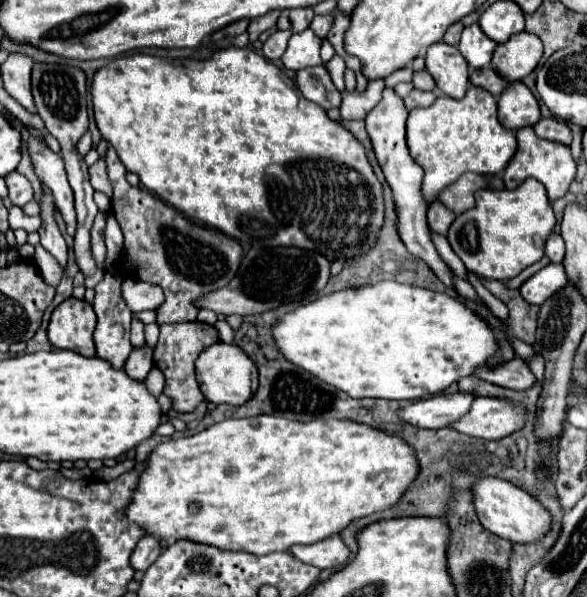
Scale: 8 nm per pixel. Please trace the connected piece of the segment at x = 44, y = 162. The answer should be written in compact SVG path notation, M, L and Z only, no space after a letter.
M7 115L7 119L11 121L11 125L17 125L21 129L23 139L29 145L31 161L35 165L35 173L37 173L39 181L45 183L53 191L57 209L59 209L59 213L61 213L61 217L63 217L63 221L67 225L67 233L75 235L77 219L75 219L75 207L73 207L73 193L71 193L71 187L69 187L69 181L67 181L63 159L57 153L53 153L45 145L45 141L39 141L35 137L31 137L29 131L21 125L21 121L17 121L11 115Z

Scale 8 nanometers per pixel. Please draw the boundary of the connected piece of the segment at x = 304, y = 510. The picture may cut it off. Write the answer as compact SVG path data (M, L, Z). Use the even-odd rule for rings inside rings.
M259 415L259 417L249 417L249 419L225 419L221 423L215 423L197 435L191 437L179 437L179 439L169 439L159 443L147 457L147 467L139 475L139 485L133 491L133 497L129 505L125 507L125 517L139 525L147 535L155 535L157 539L187 539L203 545L213 545L223 551L245 551L251 555L269 555L273 551L289 551L291 545L297 543L315 543L321 541L323 537L337 535L341 529L345 529L353 519L357 517L367 517L375 511L383 511L395 501L399 501L399 493L407 489L411 483L411 477L415 477L415 457L411 457L411 449L399 441L399 437L387 437L379 429L367 429L367 425L359 425L353 421L309 421L309 423L299 423L299 421L287 421L281 417L273 415Z

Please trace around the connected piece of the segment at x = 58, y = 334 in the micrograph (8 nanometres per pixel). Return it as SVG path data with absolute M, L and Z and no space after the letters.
M71 297L55 307L47 327L47 337L55 349L69 349L85 357L93 357L95 323L97 317L93 307L87 301Z

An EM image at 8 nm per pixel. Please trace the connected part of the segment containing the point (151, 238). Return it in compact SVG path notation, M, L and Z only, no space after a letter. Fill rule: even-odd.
M115 149L107 151L107 173L113 185L111 209L125 237L125 255L137 265L141 281L159 285L165 293L165 301L155 309L157 325L195 321L199 309L191 305L191 299L195 301L203 293L225 287L235 277L243 257L241 245L221 231L189 221L153 193L143 191L143 187L129 185Z

